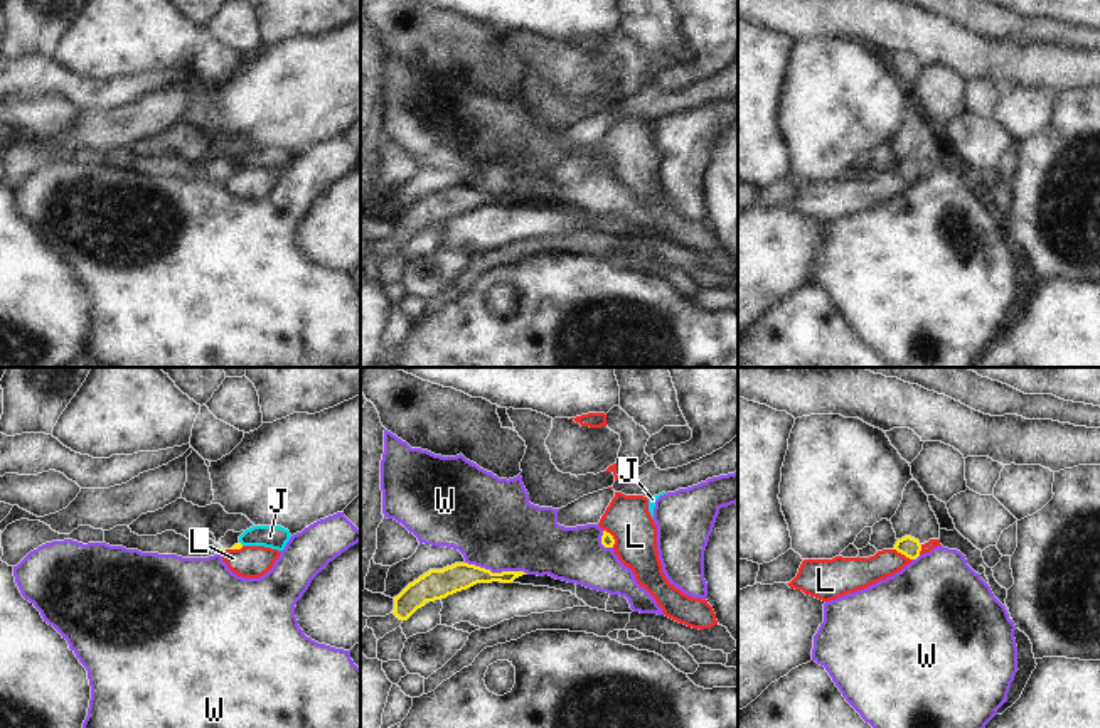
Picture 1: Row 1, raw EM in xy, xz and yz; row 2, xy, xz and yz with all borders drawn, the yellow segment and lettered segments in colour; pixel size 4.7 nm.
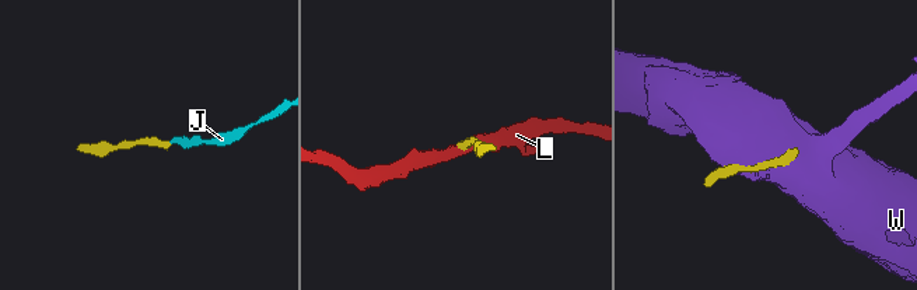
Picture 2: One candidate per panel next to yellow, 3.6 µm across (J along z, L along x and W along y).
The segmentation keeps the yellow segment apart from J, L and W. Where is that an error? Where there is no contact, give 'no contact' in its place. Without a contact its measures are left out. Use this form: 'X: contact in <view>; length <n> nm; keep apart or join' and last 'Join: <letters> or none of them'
J: no contact; join
L: contact in xz; length 100 nm; keep apart
W: contact in xz; length 300 nm; keep apart
Join: J

